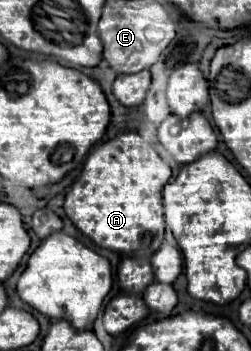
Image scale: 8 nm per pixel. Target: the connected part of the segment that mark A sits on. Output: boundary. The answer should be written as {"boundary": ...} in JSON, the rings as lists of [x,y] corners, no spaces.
{"boundary":[[[125,132],[97,144],[89,152],[81,176],[65,196],[63,210],[99,248],[151,258],[163,242],[165,220],[161,192],[169,178],[171,168],[161,160],[153,146],[137,132]]]}

